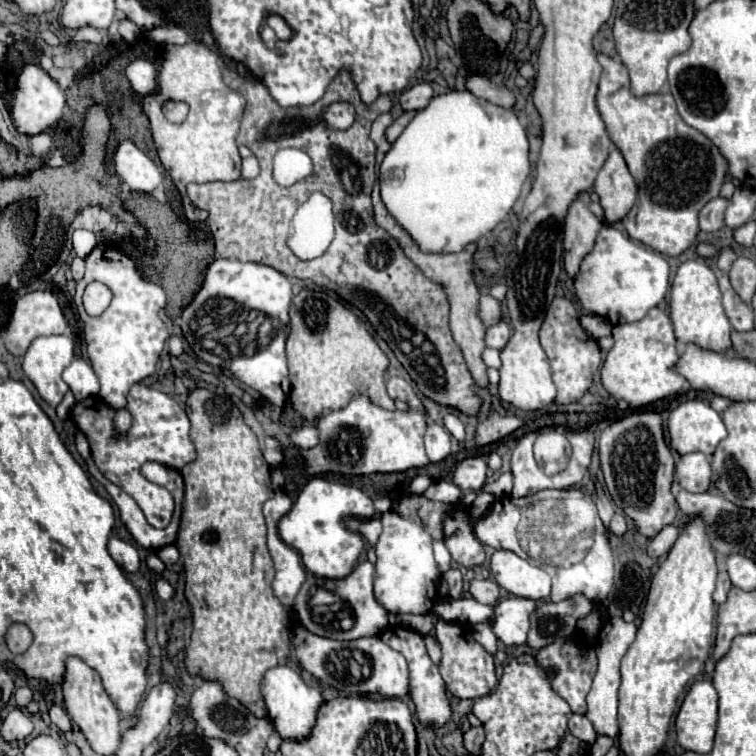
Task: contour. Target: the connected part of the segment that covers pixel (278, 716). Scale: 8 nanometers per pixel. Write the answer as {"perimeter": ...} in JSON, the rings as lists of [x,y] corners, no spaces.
{"perimeter":[[[288,665],[266,671],[266,675],[262,679],[262,695],[266,699],[270,721],[274,723],[274,729],[280,733],[282,739],[304,741],[310,737],[310,733],[316,725],[318,707],[324,703],[324,699],[318,689],[314,689],[302,681],[298,671],[290,669]]]}

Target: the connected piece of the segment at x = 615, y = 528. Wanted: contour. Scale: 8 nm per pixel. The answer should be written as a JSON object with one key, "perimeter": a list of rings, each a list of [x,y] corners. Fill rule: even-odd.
{"perimeter":[[[616,511],[616,515],[612,517],[612,523],[610,523],[610,531],[618,537],[622,537],[626,531],[628,531],[628,525],[626,525],[626,519],[624,519],[624,513],[622,511]]]}

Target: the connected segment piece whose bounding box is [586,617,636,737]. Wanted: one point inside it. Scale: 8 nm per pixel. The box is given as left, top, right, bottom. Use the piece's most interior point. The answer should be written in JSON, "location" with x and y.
{"location":[602,700]}

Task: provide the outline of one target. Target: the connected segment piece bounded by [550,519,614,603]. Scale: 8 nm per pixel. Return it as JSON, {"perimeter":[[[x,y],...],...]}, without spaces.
{"perimeter":[[[598,519],[598,525],[592,525],[592,535],[588,533],[588,537],[592,539],[592,545],[580,561],[568,567],[556,567],[556,573],[552,575],[552,595],[550,595],[552,601],[562,601],[562,597],[572,597],[574,593],[586,593],[586,597],[590,597],[594,603],[602,603],[608,597],[614,585],[612,581],[614,563],[612,563],[610,543],[608,543],[608,537],[604,535],[601,519]]]}

